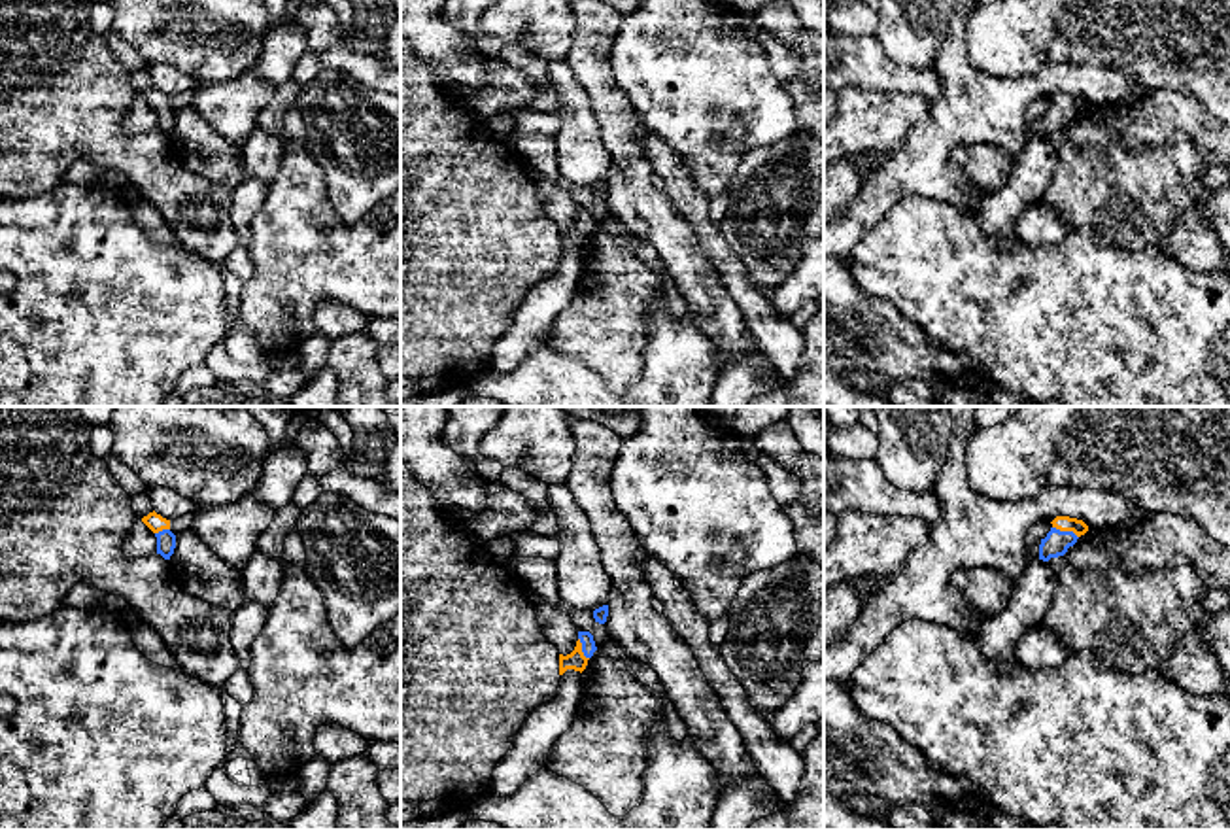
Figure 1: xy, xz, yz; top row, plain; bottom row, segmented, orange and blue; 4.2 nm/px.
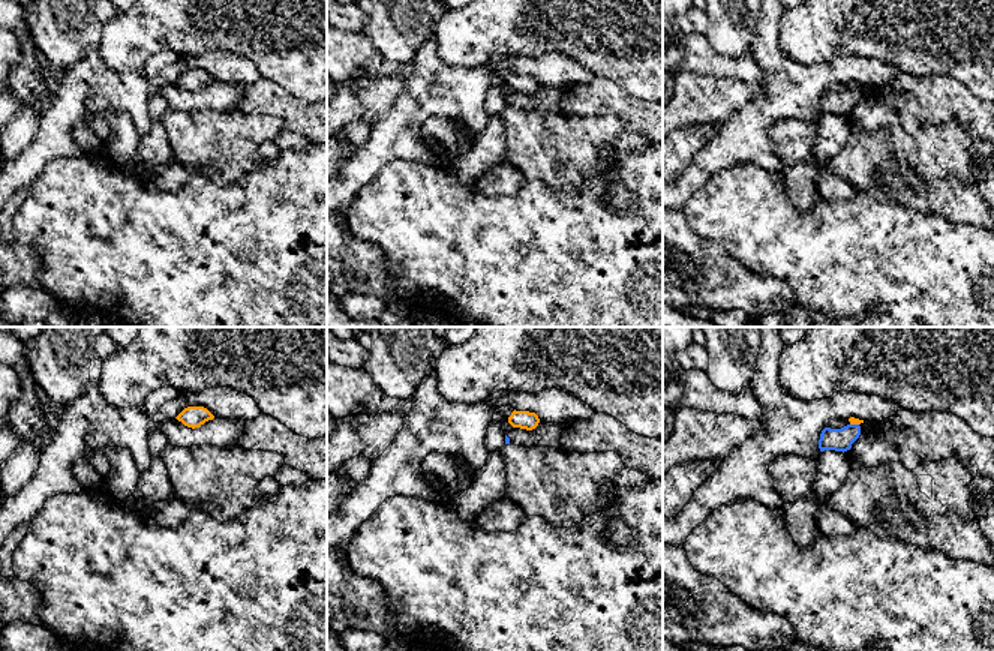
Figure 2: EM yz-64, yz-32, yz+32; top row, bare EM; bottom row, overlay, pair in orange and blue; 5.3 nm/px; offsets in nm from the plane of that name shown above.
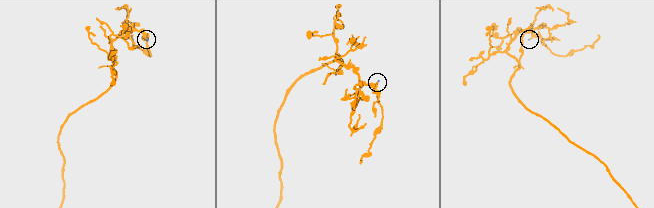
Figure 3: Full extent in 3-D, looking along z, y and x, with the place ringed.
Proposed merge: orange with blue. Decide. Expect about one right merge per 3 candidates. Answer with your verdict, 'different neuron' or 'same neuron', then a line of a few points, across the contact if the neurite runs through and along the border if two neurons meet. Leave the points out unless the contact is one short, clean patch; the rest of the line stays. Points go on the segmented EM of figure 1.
same neuron; line yz (1079, 528), (1066, 530), (1057, 543)

